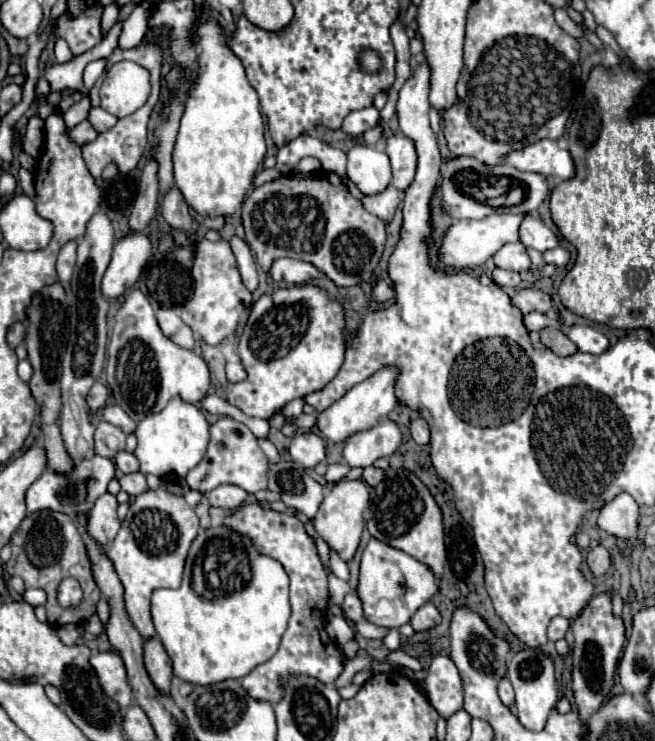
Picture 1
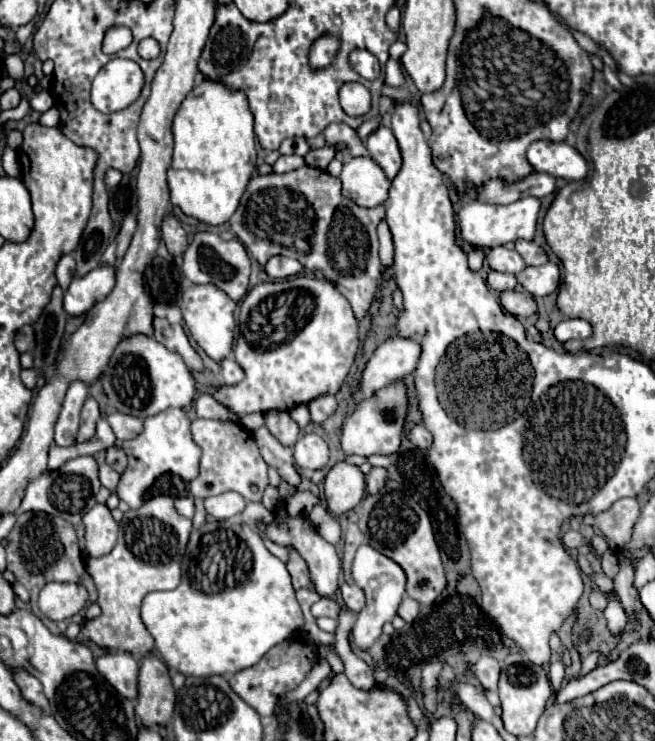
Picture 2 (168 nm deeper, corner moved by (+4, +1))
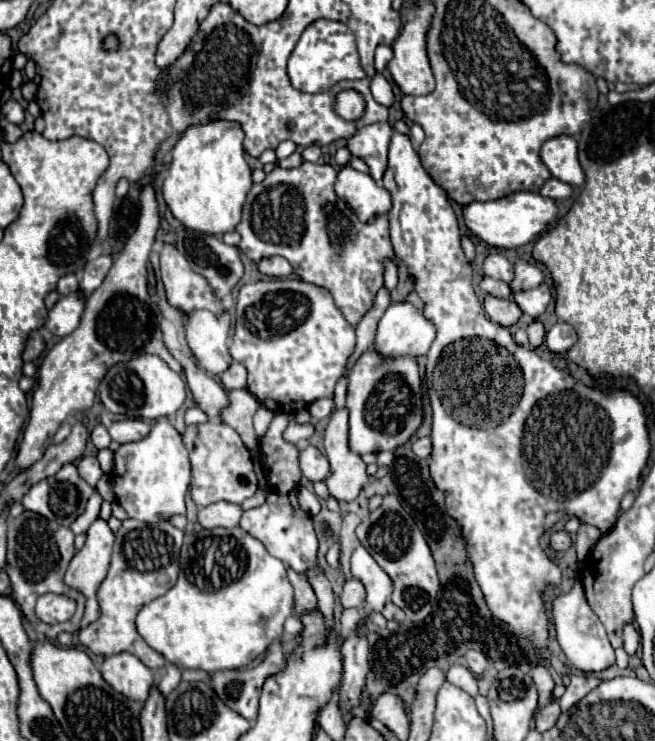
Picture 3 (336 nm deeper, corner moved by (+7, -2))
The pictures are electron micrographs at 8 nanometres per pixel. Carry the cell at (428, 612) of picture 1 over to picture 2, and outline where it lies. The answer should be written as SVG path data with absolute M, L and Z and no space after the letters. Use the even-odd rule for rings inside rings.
M404 598L400 602L400 608L398 608L398 616L404 620L404 622L412 622L416 616L418 616L418 610L420 610L420 604L418 602L412 602L412 598Z

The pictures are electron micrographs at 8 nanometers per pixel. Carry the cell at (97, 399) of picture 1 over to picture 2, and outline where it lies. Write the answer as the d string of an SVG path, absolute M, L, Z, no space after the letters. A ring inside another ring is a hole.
M88 398L84 402L84 408L82 408L82 414L80 414L80 430L78 430L78 436L76 436L76 442L88 442L94 432L96 432L96 422L100 418L100 408L98 408L98 402L94 398Z

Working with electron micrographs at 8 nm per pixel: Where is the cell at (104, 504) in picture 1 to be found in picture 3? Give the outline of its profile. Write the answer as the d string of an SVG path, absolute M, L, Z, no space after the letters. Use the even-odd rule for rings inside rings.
M97 517L97 519L91 523L89 531L87 531L87 541L85 541L83 549L73 557L73 561L69 563L69 569L67 569L67 573L65 573L65 583L67 583L69 587L79 589L79 591L87 597L87 607L85 607L85 615L83 615L83 619L81 619L81 627L87 627L89 623L97 621L97 617L99 617L99 613L101 613L101 611L99 611L99 605L97 605L95 593L97 593L97 587L101 585L101 581L103 581L105 575L107 575L107 567L109 567L109 559L111 559L111 551L113 551L113 541L115 541L115 535L113 535L113 531L109 529L107 521L103 521L101 517Z

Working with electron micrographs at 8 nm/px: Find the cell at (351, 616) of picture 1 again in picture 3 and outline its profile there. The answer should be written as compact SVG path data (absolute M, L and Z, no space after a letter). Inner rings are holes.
M357 579L345 581L343 593L341 593L341 603L343 603L343 607L345 607L345 609L349 609L349 607L361 609L361 607L363 607L363 599L365 599L365 587L361 585L361 581L357 581Z

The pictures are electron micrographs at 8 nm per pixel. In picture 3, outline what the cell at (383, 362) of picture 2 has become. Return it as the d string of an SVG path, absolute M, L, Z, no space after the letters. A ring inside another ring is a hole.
M393 303L379 319L375 349L383 359L421 357L435 339L435 327L411 305Z

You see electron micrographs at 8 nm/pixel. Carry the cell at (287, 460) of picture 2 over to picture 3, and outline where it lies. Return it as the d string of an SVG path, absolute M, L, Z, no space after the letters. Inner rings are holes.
M259 407L259 409L257 409L257 413L255 413L255 417L253 417L257 437L263 437L263 435L265 435L265 429L269 429L269 423L271 423L273 415L275 415L275 413L269 411L269 409L265 409L265 407Z

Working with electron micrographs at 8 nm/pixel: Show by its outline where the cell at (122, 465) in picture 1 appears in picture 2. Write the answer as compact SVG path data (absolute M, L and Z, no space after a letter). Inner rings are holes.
M116 446L108 448L106 450L106 464L112 466L118 474L122 474L126 470L126 454L124 454L124 450L116 448Z

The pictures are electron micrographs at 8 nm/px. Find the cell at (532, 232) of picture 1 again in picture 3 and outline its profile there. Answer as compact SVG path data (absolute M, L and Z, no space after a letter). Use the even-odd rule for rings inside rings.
M517 257L515 261L515 279L511 281L511 289L517 291L517 289L533 289L537 285L543 283L543 273L537 265Z

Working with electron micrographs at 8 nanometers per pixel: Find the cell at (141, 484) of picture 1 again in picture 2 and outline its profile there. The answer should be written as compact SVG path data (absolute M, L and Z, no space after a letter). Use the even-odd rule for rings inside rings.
M98 464L98 478L100 478L102 486L106 486L108 490L116 490L120 474L116 474L108 464Z

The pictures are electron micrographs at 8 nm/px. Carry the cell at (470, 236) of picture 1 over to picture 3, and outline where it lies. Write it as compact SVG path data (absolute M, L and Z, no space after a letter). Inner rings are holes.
M531 191L513 193L497 201L485 201L485 203L475 201L463 207L463 219L471 237L499 249L517 249L527 245L531 239L541 235L555 217L557 217L555 201Z

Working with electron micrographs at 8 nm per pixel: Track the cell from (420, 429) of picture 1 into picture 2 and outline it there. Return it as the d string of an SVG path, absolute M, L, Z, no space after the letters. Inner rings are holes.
M418 424L418 426L414 426L414 428L410 430L408 440L410 440L416 448L422 448L422 450L426 450L426 448L432 446L432 434L430 434L422 424Z

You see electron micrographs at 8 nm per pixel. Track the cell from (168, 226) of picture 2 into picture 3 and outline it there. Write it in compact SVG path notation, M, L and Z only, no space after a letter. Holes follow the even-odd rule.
M165 243L161 251L161 277L167 289L167 299L173 307L189 313L193 309L211 309L213 313L223 311L223 303L215 297L207 281L193 273L185 255L173 243Z

